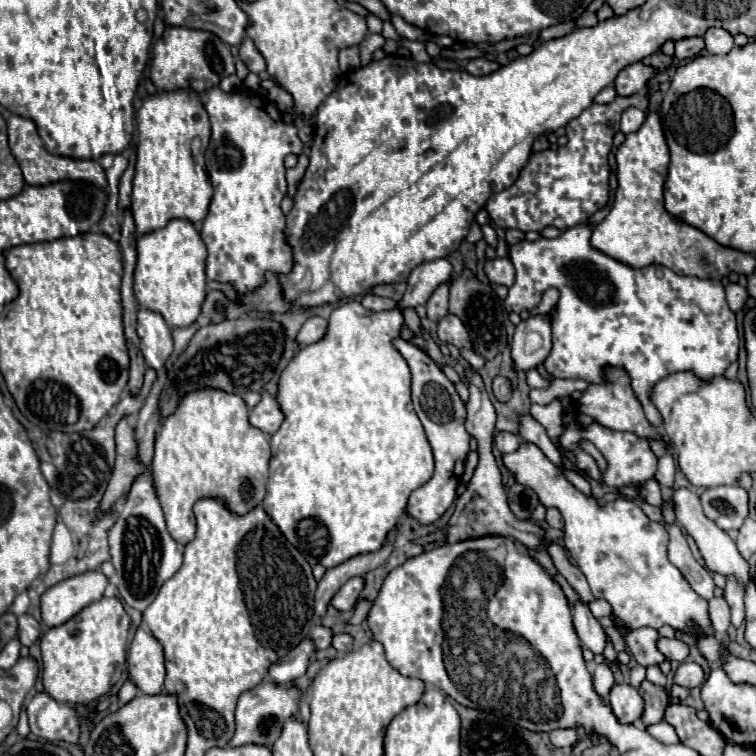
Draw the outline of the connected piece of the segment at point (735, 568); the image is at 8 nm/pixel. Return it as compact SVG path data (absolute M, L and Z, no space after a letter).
M676 488L672 492L672 502L674 502L674 512L676 512L676 520L678 524L682 524L686 528L686 532L696 540L700 552L702 552L702 558L706 560L706 568L712 570L712 572L718 572L722 576L728 576L728 574L734 574L738 578L738 582L742 586L746 586L746 560L740 556L734 540L722 532L712 520L708 520L702 512L702 504L700 504L700 498L698 494L694 494L692 490L688 488Z

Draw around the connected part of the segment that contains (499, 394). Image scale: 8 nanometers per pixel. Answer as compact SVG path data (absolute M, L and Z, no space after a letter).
M496 376L494 382L492 382L492 392L498 400L502 402L508 402L510 396L512 396L512 386L510 386L510 380L504 378L504 376Z

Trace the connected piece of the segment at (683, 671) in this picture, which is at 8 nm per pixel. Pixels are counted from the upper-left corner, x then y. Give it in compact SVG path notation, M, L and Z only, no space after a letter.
M682 662L674 672L674 684L684 688L696 688L704 680L704 670L694 662Z

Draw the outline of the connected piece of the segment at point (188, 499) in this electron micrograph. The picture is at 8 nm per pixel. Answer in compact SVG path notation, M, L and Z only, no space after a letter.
M198 388L184 394L176 412L162 422L156 434L150 466L170 536L178 544L188 544L194 538L192 506L200 498L220 498L236 514L260 506L266 494L268 462L270 440L248 422L248 406L240 396L216 388Z

